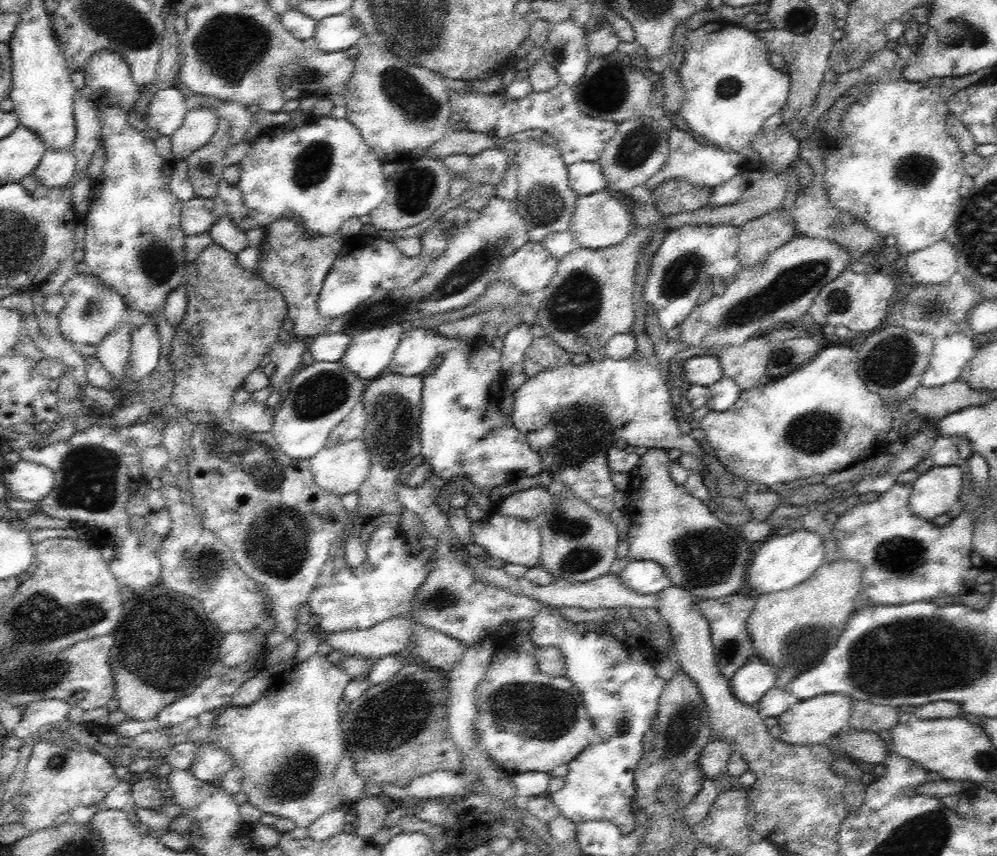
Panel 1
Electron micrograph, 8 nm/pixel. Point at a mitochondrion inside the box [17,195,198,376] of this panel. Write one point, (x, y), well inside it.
(156, 260)

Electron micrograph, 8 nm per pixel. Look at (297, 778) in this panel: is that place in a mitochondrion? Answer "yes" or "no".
yes

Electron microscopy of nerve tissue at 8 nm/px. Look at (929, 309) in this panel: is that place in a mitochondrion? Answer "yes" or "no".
yes

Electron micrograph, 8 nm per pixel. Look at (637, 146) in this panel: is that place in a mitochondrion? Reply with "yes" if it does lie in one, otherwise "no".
yes

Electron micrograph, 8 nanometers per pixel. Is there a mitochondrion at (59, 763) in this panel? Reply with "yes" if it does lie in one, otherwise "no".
yes

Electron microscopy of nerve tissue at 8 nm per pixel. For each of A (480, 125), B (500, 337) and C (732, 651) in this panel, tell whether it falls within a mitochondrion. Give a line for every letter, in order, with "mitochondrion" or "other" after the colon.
A: other
B: other
C: mitochondrion

